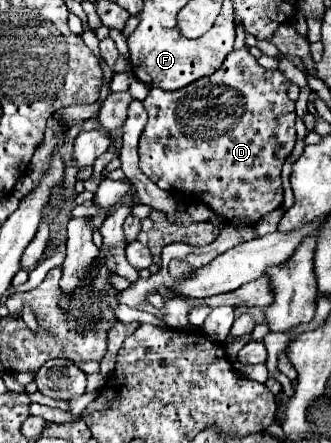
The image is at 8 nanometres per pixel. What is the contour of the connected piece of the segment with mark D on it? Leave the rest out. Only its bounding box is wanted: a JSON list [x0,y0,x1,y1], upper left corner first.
[138,48,296,226]

